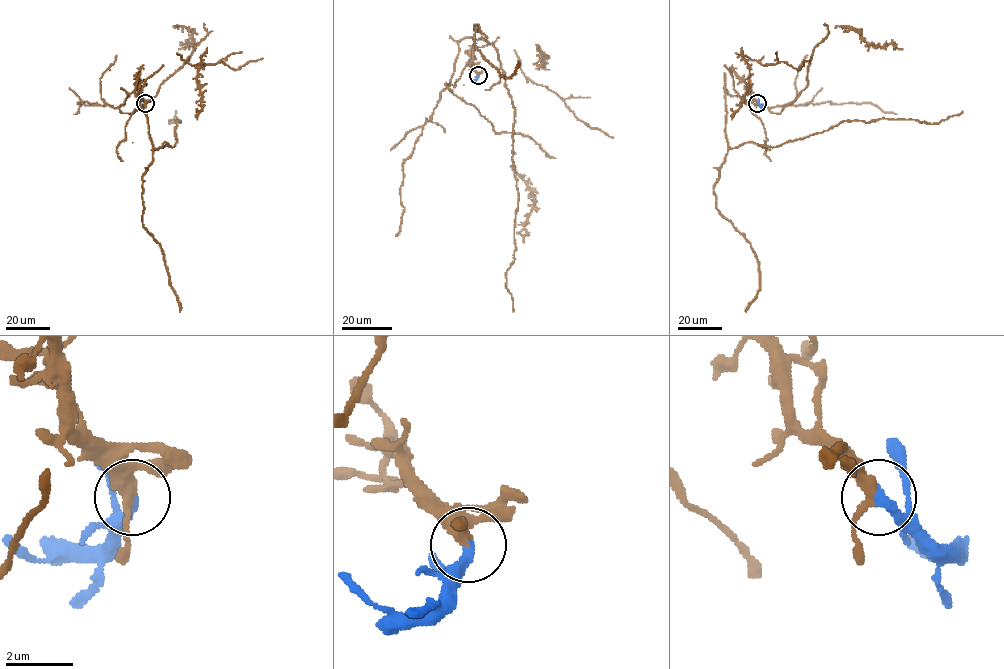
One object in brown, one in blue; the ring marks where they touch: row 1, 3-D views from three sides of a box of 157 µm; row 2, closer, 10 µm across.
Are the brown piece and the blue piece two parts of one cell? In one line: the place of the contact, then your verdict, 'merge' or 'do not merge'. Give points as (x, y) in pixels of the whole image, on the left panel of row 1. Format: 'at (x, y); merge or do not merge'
at (145, 103); merge

